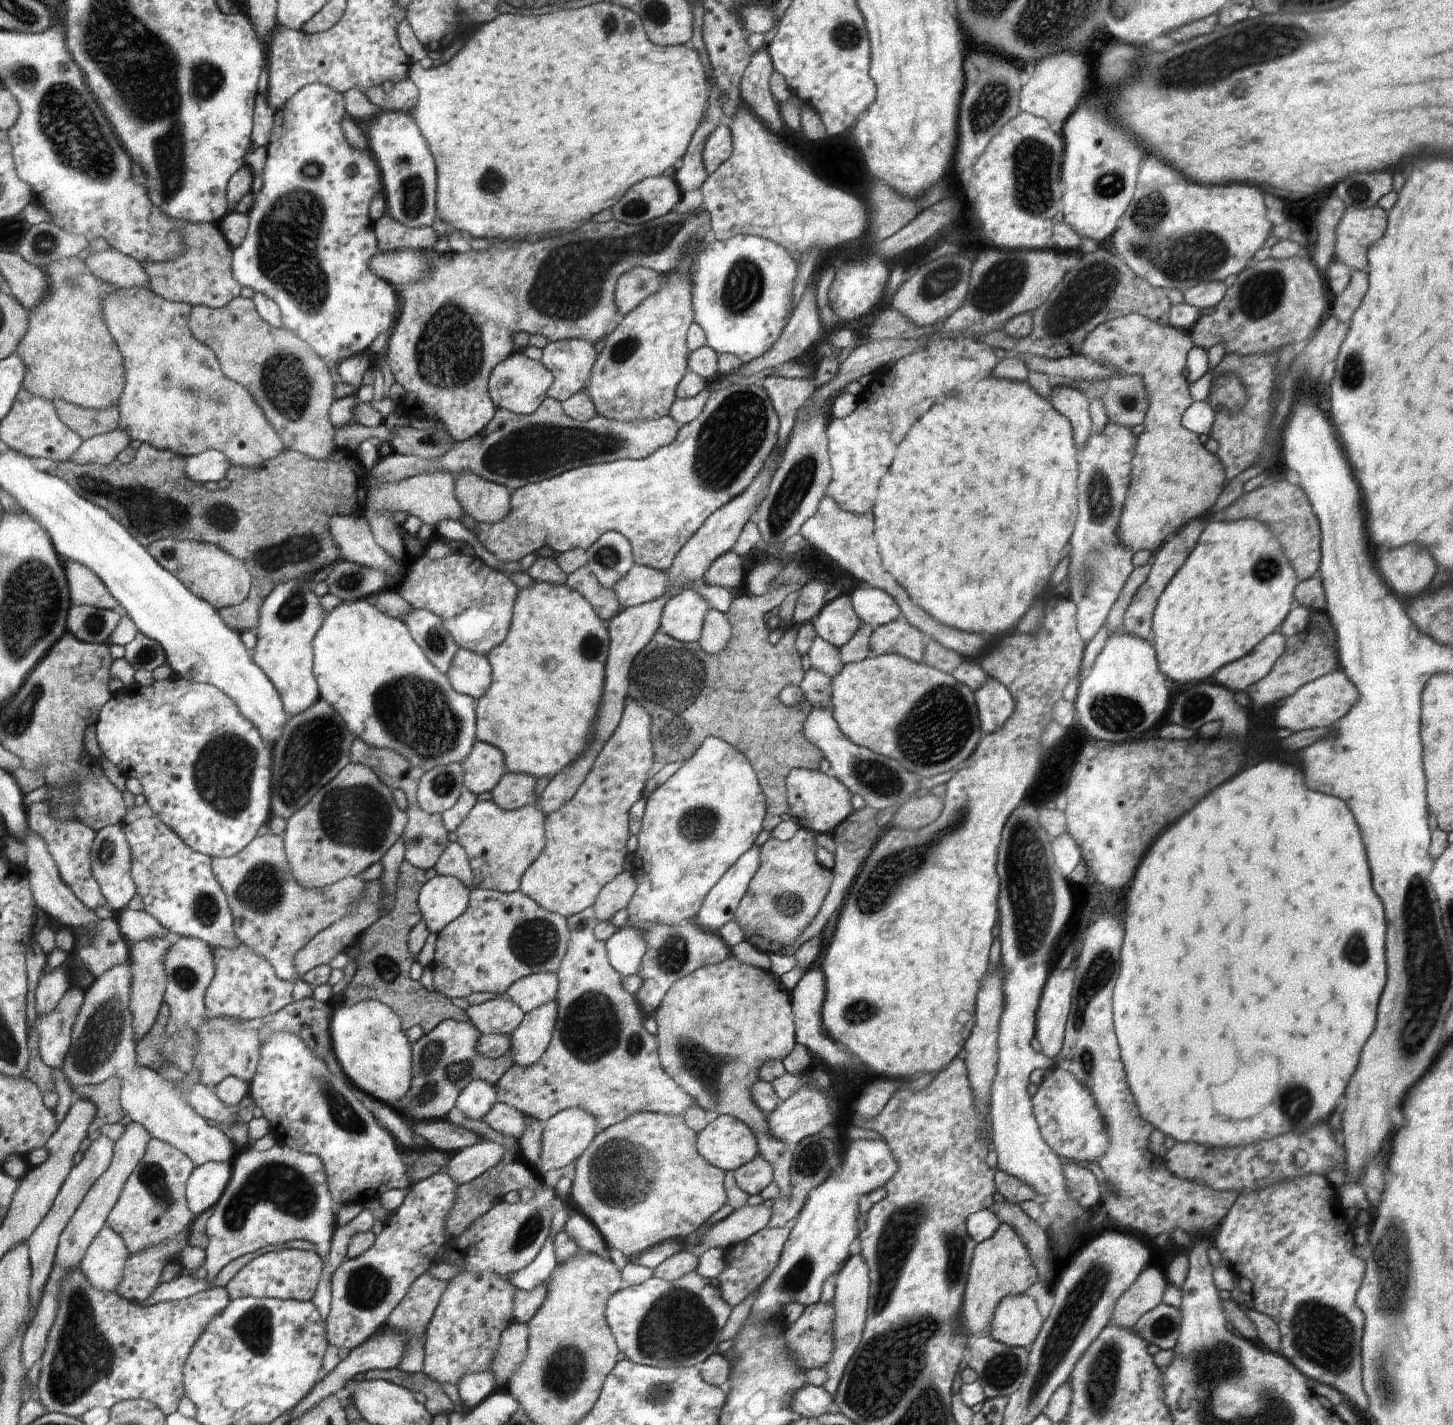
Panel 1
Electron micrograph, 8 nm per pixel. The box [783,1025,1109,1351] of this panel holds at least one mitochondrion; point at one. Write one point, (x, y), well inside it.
(897, 1237)

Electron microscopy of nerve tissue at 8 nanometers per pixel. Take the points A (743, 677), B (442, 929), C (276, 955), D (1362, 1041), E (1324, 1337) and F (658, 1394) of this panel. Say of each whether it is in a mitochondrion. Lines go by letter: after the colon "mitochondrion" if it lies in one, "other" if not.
A: other
B: other
C: other
D: other
E: mitochondrion
F: mitochondrion

